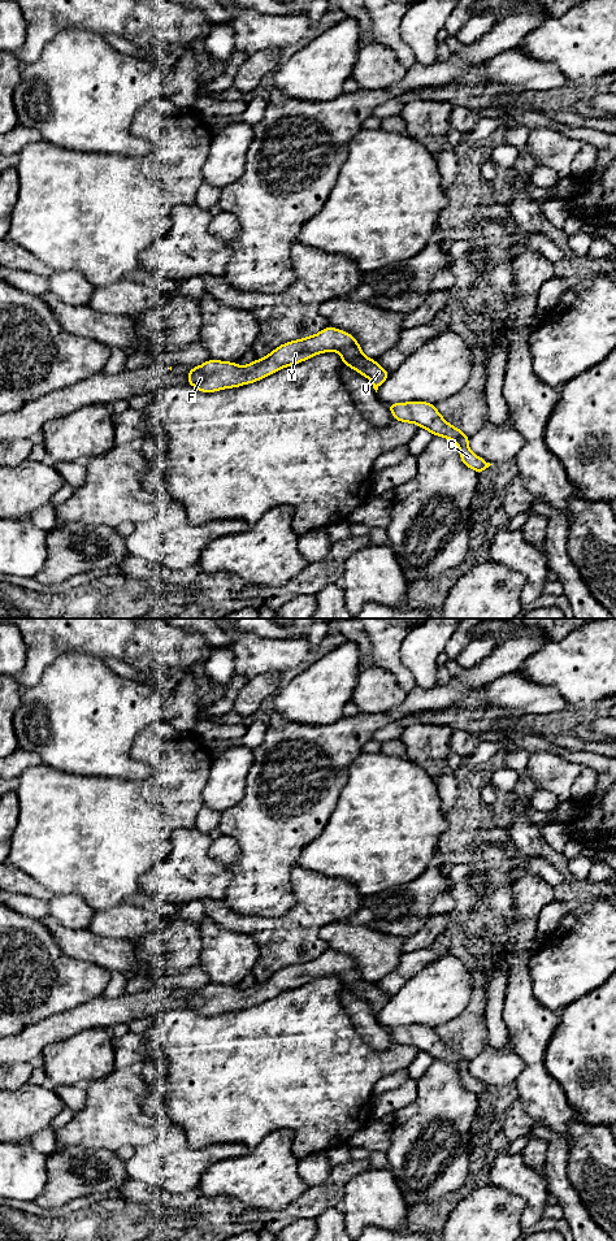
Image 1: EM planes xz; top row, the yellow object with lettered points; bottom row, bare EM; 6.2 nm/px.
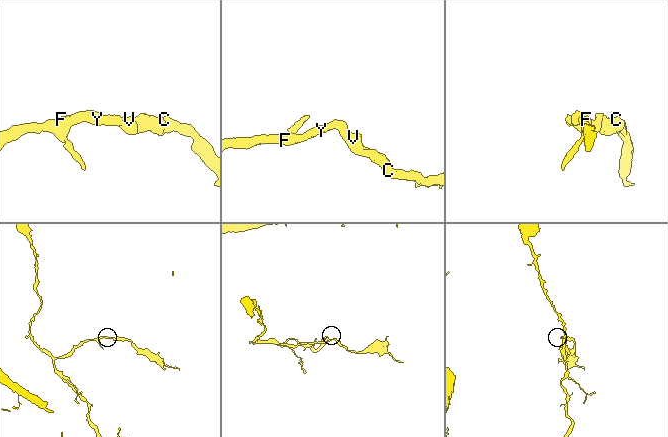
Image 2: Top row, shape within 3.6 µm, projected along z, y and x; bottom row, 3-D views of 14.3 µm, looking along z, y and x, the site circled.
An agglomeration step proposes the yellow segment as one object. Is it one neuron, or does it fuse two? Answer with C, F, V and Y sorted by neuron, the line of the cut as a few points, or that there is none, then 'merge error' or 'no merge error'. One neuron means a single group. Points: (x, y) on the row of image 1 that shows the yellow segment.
groups C F V Y; cut none; no merge error

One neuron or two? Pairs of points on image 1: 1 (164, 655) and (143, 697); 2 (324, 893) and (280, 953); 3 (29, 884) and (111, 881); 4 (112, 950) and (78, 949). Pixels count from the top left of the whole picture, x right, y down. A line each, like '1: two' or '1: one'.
1: two
2: one
3: two
4: one

